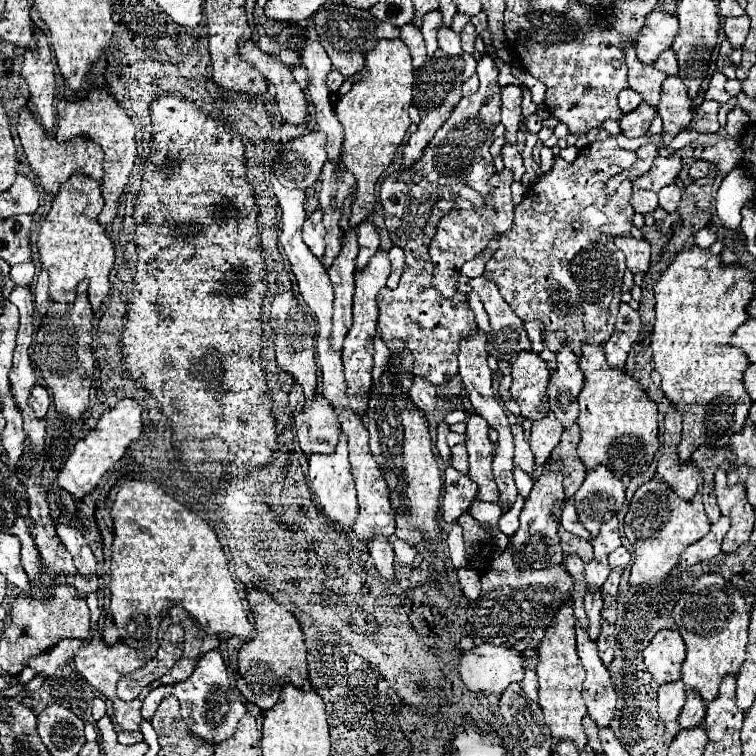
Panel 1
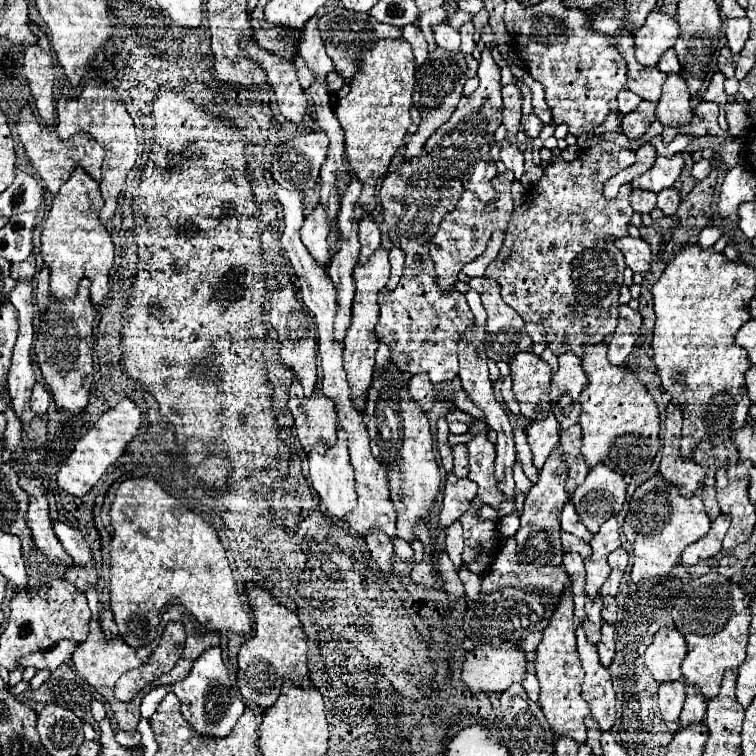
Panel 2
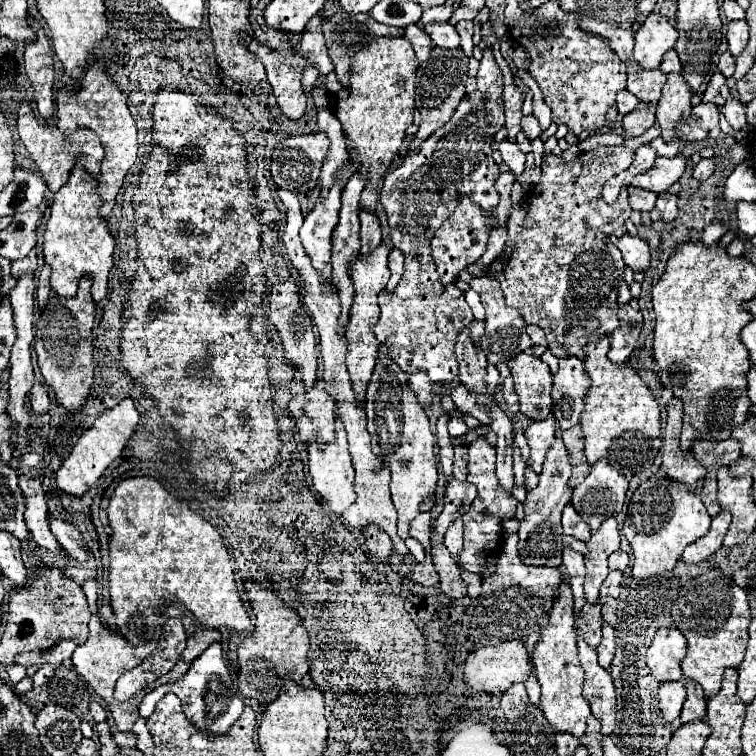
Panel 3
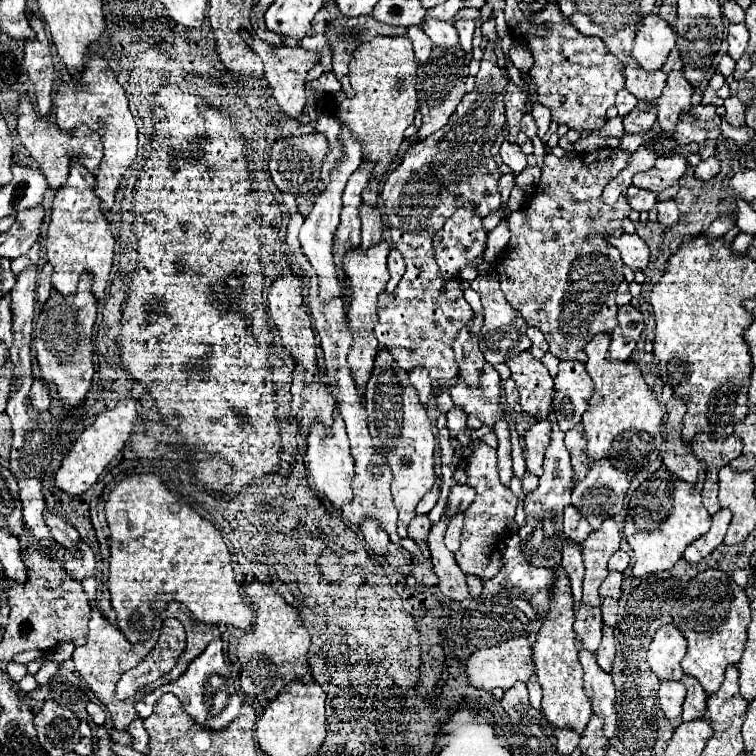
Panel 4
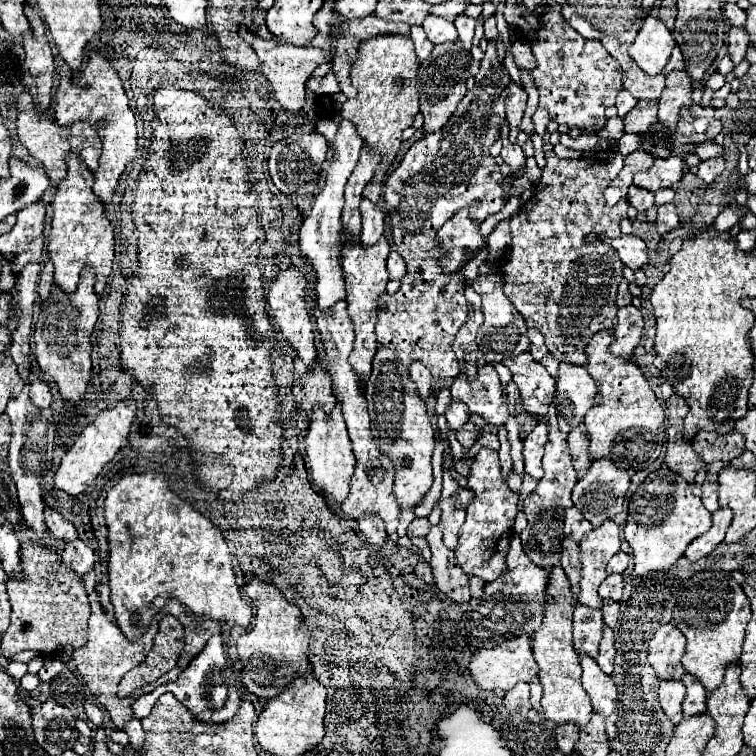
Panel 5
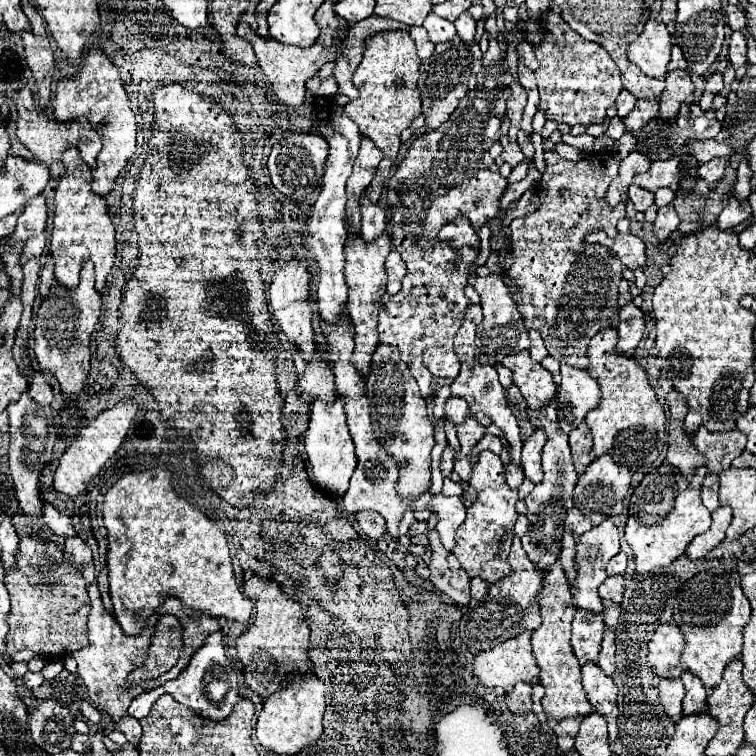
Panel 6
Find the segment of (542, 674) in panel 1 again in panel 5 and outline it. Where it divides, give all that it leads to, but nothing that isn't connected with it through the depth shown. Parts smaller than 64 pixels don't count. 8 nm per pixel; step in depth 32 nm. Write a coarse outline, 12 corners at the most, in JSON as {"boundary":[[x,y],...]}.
{"boundary":[[550,572],[544,622],[532,638],[542,708],[582,728],[592,706],[572,648],[574,600]]}

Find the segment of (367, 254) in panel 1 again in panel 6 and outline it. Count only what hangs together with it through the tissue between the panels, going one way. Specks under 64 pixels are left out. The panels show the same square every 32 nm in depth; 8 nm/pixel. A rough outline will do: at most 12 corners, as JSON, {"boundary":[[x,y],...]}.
{"boundary":[[362,196],[360,236],[374,242],[386,228],[386,212]]}

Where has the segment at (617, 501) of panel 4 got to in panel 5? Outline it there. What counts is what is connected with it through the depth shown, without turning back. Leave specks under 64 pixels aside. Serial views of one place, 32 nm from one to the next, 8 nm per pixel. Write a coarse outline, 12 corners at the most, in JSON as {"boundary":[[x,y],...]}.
{"boundary":[[594,460],[572,502],[598,528],[622,512],[628,472]]}

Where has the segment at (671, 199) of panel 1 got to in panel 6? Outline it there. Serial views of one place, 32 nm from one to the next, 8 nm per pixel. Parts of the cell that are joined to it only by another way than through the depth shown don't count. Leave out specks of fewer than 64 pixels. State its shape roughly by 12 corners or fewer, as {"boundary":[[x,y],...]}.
{"boundary":[[672,204],[658,208],[654,232],[664,242],[678,228]]}

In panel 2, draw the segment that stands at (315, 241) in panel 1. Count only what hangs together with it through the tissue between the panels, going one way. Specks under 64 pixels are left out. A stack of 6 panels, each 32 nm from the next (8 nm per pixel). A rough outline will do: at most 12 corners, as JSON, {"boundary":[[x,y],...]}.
{"boundary":[[332,194],[328,208],[318,206],[300,230],[304,246],[328,268],[328,220],[340,210]]}

